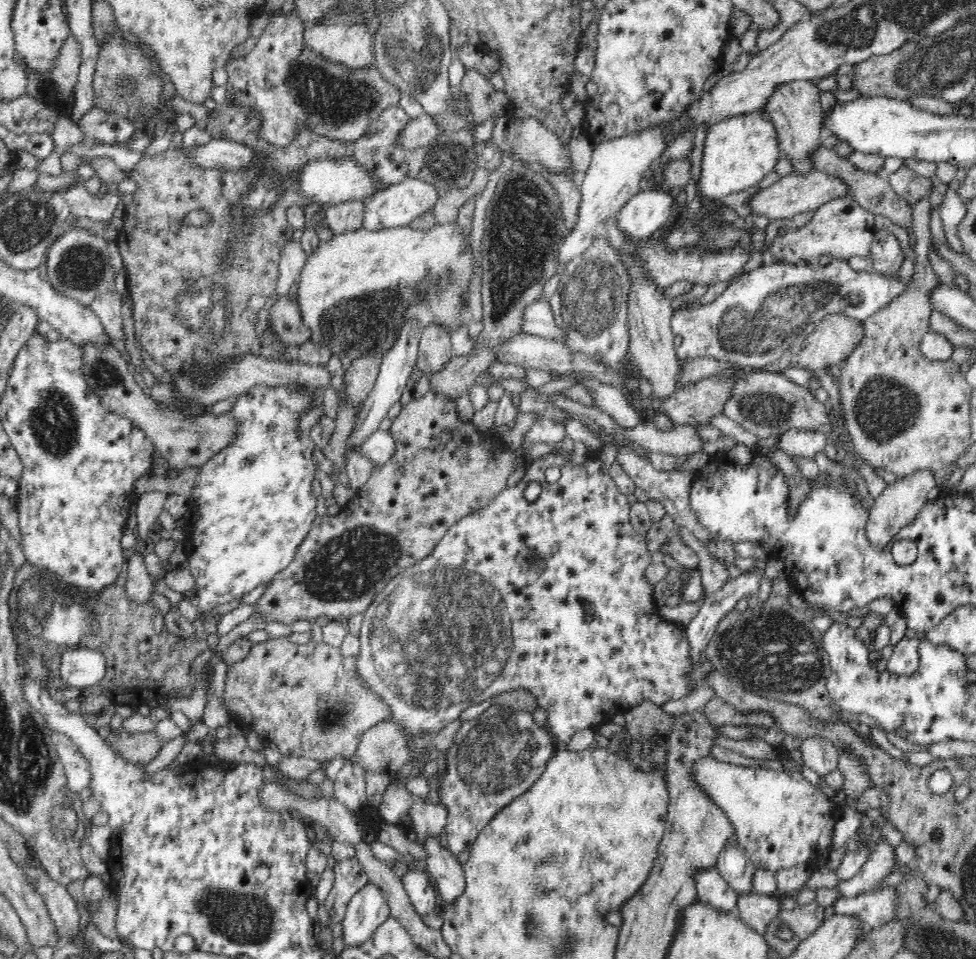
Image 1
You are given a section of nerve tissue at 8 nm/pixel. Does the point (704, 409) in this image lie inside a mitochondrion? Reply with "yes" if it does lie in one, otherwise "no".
yes

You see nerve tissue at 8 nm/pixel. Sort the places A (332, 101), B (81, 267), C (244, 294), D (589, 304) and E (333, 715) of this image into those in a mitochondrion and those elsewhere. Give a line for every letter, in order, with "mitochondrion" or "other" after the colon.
A: mitochondrion
B: mitochondrion
C: other
D: mitochondrion
E: mitochondrion

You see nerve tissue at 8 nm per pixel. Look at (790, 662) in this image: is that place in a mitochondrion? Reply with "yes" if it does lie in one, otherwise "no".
yes

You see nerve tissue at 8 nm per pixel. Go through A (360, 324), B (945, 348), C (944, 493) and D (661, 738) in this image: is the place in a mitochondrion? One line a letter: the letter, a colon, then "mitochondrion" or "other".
A: mitochondrion
B: other
C: other
D: other

